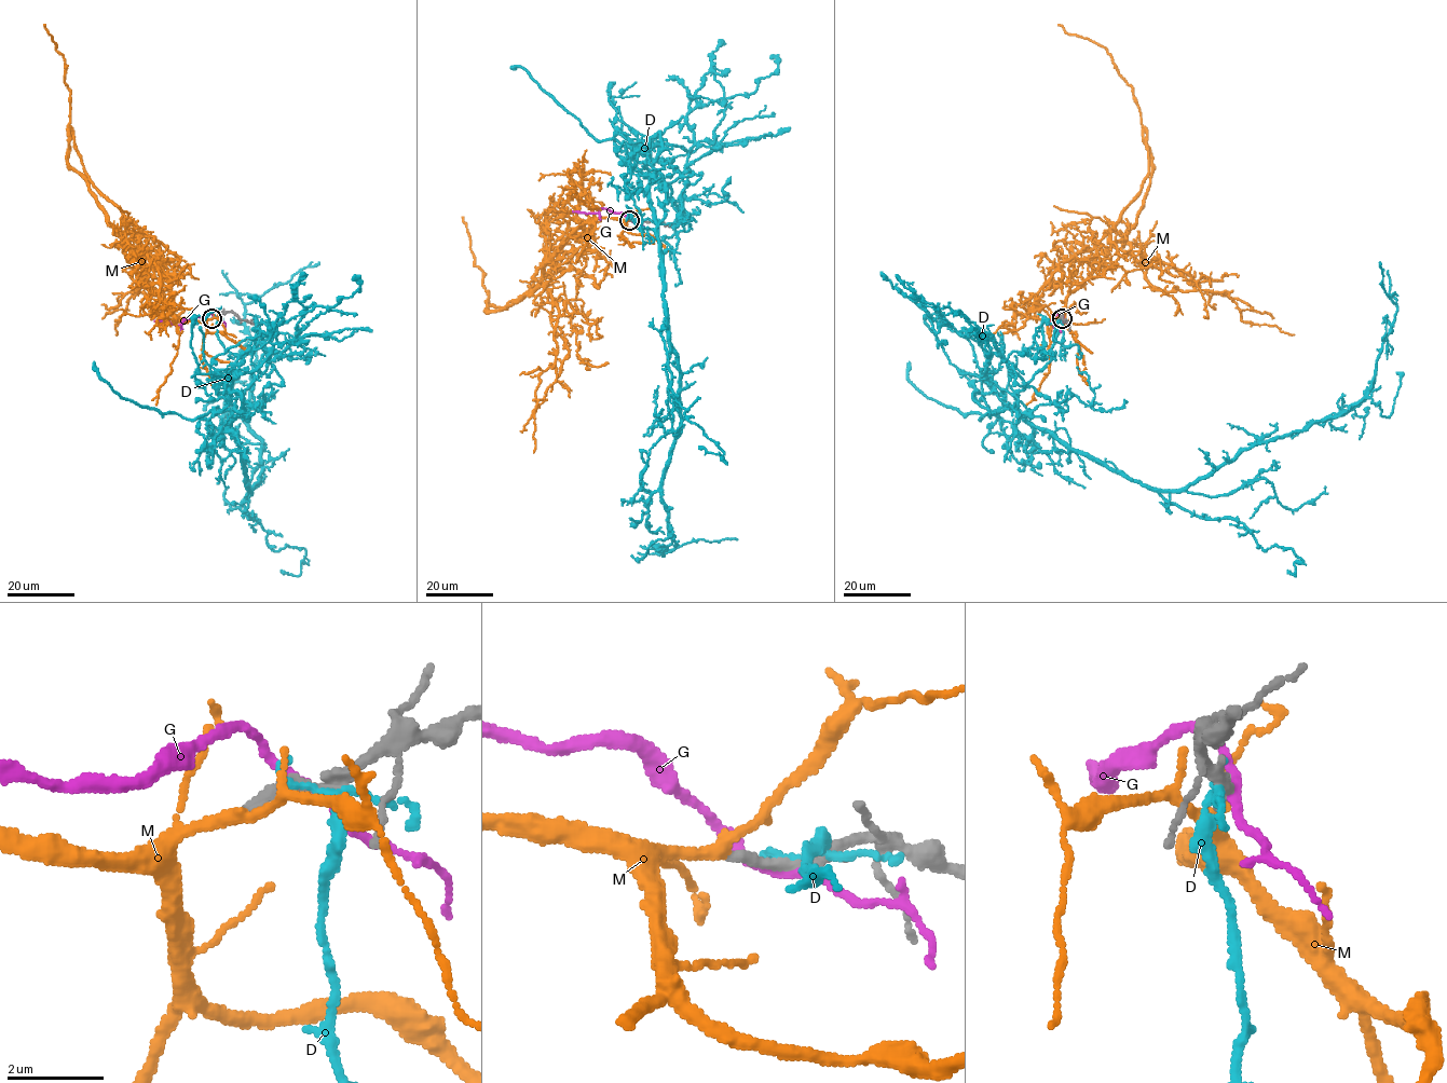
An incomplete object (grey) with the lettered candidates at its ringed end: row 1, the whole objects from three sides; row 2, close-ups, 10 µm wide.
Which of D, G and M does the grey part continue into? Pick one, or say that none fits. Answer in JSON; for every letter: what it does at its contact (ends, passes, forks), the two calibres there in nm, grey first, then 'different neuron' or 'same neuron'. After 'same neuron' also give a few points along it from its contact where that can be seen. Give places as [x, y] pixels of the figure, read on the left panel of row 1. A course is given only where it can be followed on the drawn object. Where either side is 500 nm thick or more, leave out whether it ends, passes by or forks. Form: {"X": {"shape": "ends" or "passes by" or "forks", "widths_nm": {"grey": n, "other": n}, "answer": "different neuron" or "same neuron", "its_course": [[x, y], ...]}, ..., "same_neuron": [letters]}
{"D": {"shape": "passes by", "widths_nm": {"grey": 260, "other": 160}, "answer": "different neuron"}, "G": {"shape": "passes by", "widths_nm": {"grey": 240, "other": 160}, "answer": "different neuron"}, "M": {"shape": "passes by", "widths_nm": {"grey": 240, "other": 240}, "answer": "same neuron", "its_course": [[210, 318], [180, 320], [174, 314], [128, 260], [125, 237], [69, 164], [70, 91], [64, 57], [43, 24]]}, "same_neuron": ["M"]}

